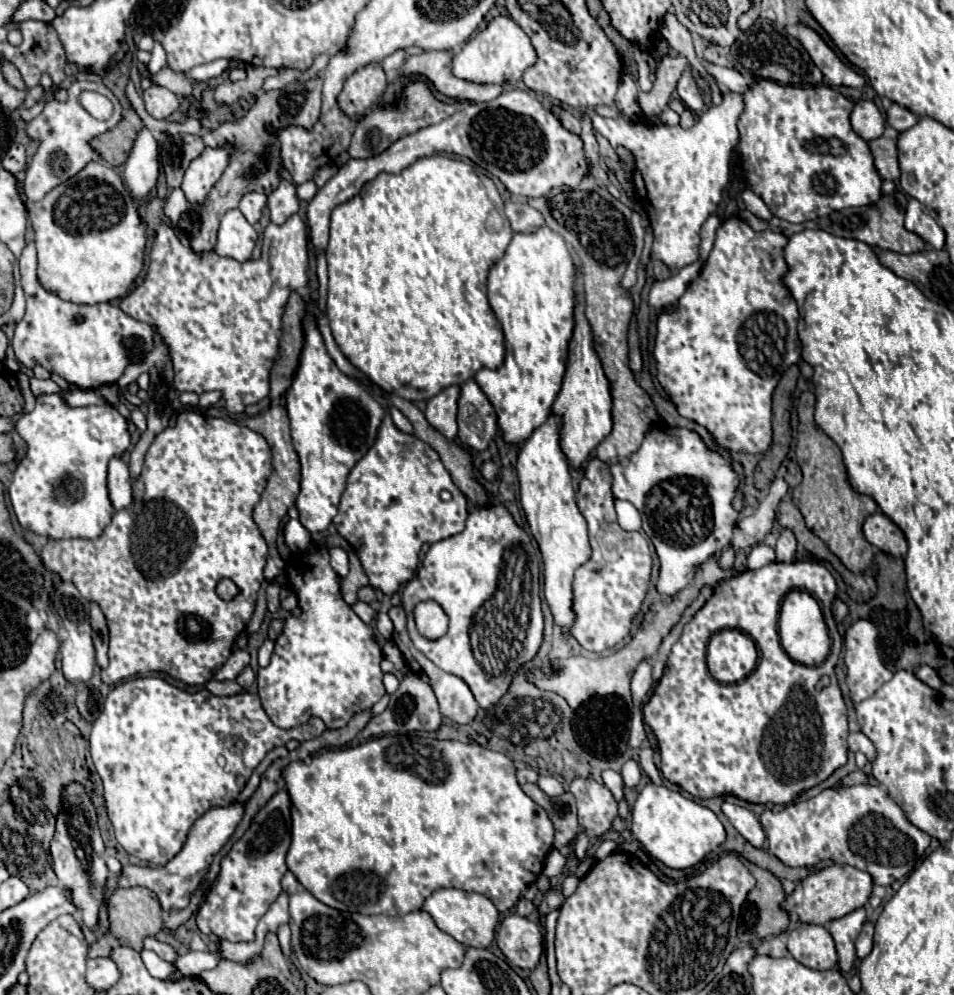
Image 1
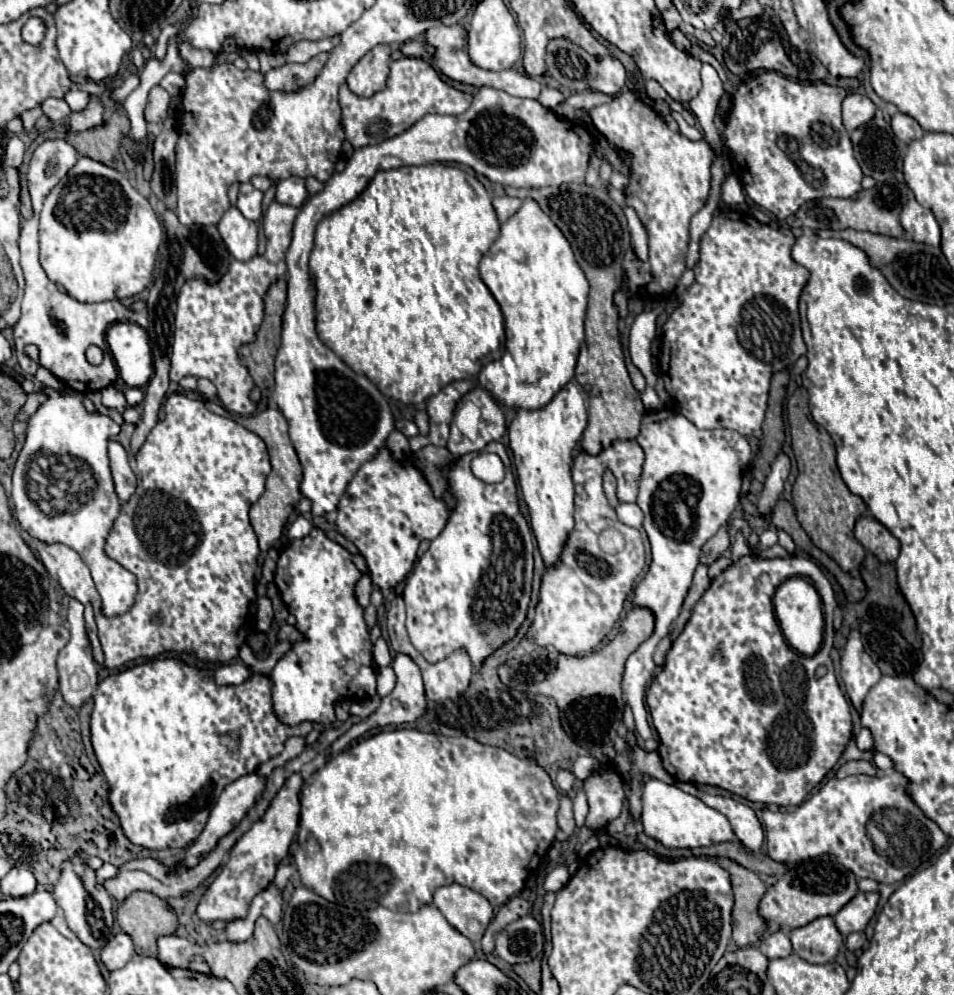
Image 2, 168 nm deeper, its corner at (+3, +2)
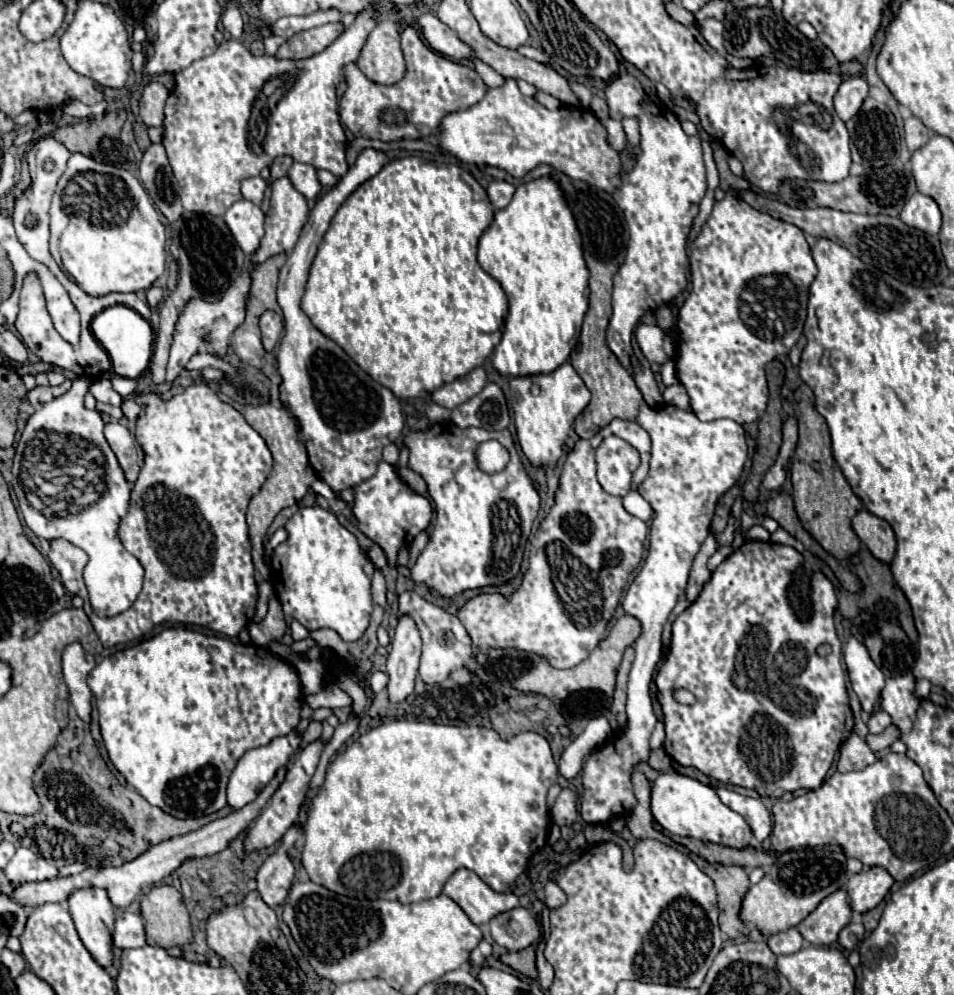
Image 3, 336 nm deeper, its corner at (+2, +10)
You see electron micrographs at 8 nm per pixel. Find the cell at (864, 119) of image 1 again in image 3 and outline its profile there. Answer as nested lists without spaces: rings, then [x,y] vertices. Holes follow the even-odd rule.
[[[847,77],[837,95],[835,95],[835,111],[843,121],[849,121],[861,109],[865,97],[869,95],[869,85],[861,77]]]

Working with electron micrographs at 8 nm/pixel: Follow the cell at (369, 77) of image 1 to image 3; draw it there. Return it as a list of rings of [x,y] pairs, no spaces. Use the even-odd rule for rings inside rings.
[[[381,19],[379,25],[371,31],[357,59],[357,67],[369,81],[379,85],[393,85],[405,75],[399,31],[393,19]]]

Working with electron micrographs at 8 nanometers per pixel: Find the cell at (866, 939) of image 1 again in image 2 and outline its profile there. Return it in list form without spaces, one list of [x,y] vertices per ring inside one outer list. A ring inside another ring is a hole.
[[[850,933],[850,935],[846,937],[846,947],[848,947],[850,951],[862,949],[864,943],[866,943],[866,935],[864,935],[864,933]]]

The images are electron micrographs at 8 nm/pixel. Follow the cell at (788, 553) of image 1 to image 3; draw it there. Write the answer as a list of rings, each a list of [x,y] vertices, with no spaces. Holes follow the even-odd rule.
[[[781,527],[771,535],[771,541],[773,541],[773,543],[781,543],[781,545],[789,545],[789,547],[793,547],[793,549],[801,551],[801,553],[805,551],[803,543],[801,543],[801,541],[797,541],[795,537],[791,537],[791,535],[789,535],[785,529],[781,529]]]

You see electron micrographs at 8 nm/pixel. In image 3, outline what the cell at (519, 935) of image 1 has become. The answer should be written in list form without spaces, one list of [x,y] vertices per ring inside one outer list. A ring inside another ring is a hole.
[[[515,907],[491,919],[489,933],[501,947],[523,951],[541,939],[541,929],[533,913],[525,907]]]

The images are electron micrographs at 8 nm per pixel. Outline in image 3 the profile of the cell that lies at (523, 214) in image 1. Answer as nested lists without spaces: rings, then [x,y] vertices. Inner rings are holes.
[[[493,181],[493,183],[489,183],[487,193],[489,193],[489,199],[491,199],[493,207],[499,211],[499,209],[507,207],[507,203],[511,201],[511,197],[515,193],[515,187],[507,181]]]

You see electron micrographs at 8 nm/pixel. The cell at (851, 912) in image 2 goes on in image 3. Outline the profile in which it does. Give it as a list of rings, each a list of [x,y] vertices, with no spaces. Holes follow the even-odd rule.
[[[871,867],[857,875],[851,875],[845,891],[853,913],[863,915],[877,907],[889,893],[891,885],[893,877],[887,871],[883,871],[883,867]]]

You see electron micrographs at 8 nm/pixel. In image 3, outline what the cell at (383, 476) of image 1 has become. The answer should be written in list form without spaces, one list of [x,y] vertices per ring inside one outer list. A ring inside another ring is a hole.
[[[381,461],[377,465],[377,473],[371,479],[365,479],[363,483],[353,487],[353,515],[357,519],[359,531],[383,549],[387,557],[387,567],[397,567],[399,551],[409,547],[415,535],[431,525],[433,507],[427,497],[411,491],[409,485],[401,481],[393,465]]]

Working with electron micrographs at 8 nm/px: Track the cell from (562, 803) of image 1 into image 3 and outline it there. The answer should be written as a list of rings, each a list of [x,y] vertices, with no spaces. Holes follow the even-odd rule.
[[[563,789],[551,809],[551,819],[555,825],[573,825],[577,819],[577,795],[571,789]]]

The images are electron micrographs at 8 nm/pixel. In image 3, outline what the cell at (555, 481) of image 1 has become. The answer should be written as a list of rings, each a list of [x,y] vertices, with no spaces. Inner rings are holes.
[[[563,363],[549,375],[515,377],[511,385],[511,407],[519,445],[533,467],[557,467],[573,421],[589,405],[589,389],[571,363]]]

